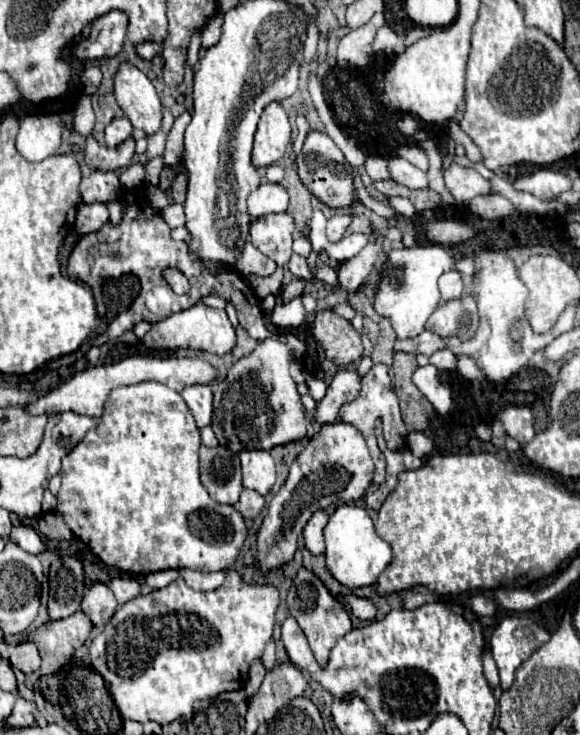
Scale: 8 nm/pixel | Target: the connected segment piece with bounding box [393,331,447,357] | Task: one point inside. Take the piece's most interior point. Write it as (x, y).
(427, 342)

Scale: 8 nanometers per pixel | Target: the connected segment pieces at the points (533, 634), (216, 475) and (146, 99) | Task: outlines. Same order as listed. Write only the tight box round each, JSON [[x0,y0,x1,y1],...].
[[491,617,551,691],[201,447,243,505],[115,65,161,137]]

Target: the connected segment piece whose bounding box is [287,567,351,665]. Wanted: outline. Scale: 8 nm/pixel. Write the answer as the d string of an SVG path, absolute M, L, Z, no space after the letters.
M301 567L297 571L297 575L295 575L295 579L293 579L293 585L291 585L289 595L287 595L287 607L289 607L289 613L297 619L303 633L307 635L309 645L311 645L311 649L315 653L315 659L319 661L319 665L325 665L327 657L329 657L329 651L337 643L337 639L341 635L345 635L347 631L351 631L349 613L329 593L329 589L323 585L323 581L313 571L309 571L305 567Z

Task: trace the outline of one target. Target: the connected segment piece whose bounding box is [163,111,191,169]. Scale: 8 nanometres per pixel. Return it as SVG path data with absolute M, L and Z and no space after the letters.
M185 111L175 119L175 125L171 129L171 133L167 135L167 145L165 145L165 153L163 153L163 163L165 167L171 169L179 169L181 167L181 159L183 159L183 133L185 127L191 123L191 115Z

